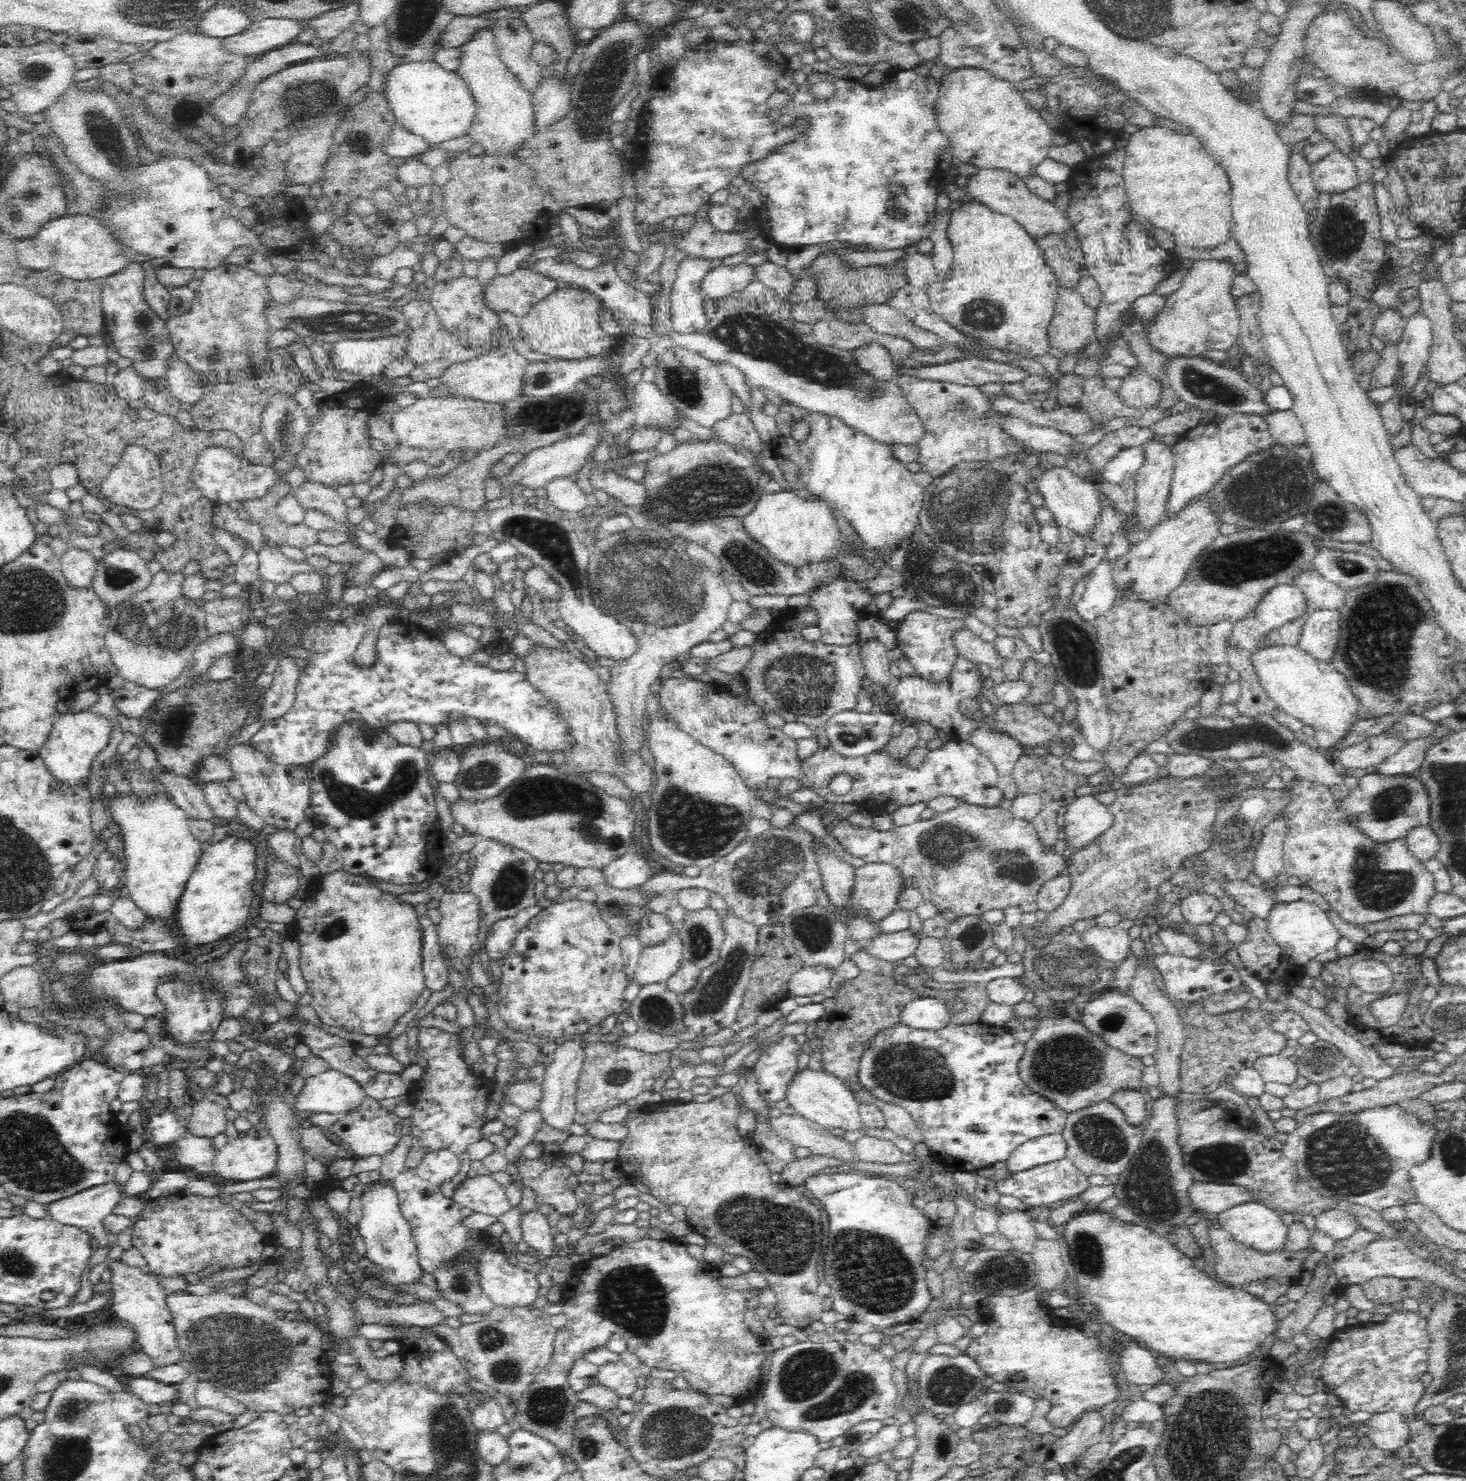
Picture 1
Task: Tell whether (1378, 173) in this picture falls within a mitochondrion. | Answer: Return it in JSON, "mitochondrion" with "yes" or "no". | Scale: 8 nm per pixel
{"mitochondrion":"no"}

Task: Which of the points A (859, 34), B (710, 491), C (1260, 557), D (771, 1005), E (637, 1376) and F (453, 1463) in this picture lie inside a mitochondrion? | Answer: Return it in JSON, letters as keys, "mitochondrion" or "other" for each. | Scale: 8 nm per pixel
{"A":"mitochondrion","B":"mitochondrion","C":"mitochondrion","D":"other","E":"other","F":"mitochondrion"}

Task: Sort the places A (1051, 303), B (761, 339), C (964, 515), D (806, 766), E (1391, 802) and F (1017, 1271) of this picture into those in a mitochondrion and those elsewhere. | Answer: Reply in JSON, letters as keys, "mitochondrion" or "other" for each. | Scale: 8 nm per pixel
{"A":"other","B":"mitochondrion","C":"mitochondrion","D":"other","E":"mitochondrion","F":"mitochondrion"}

